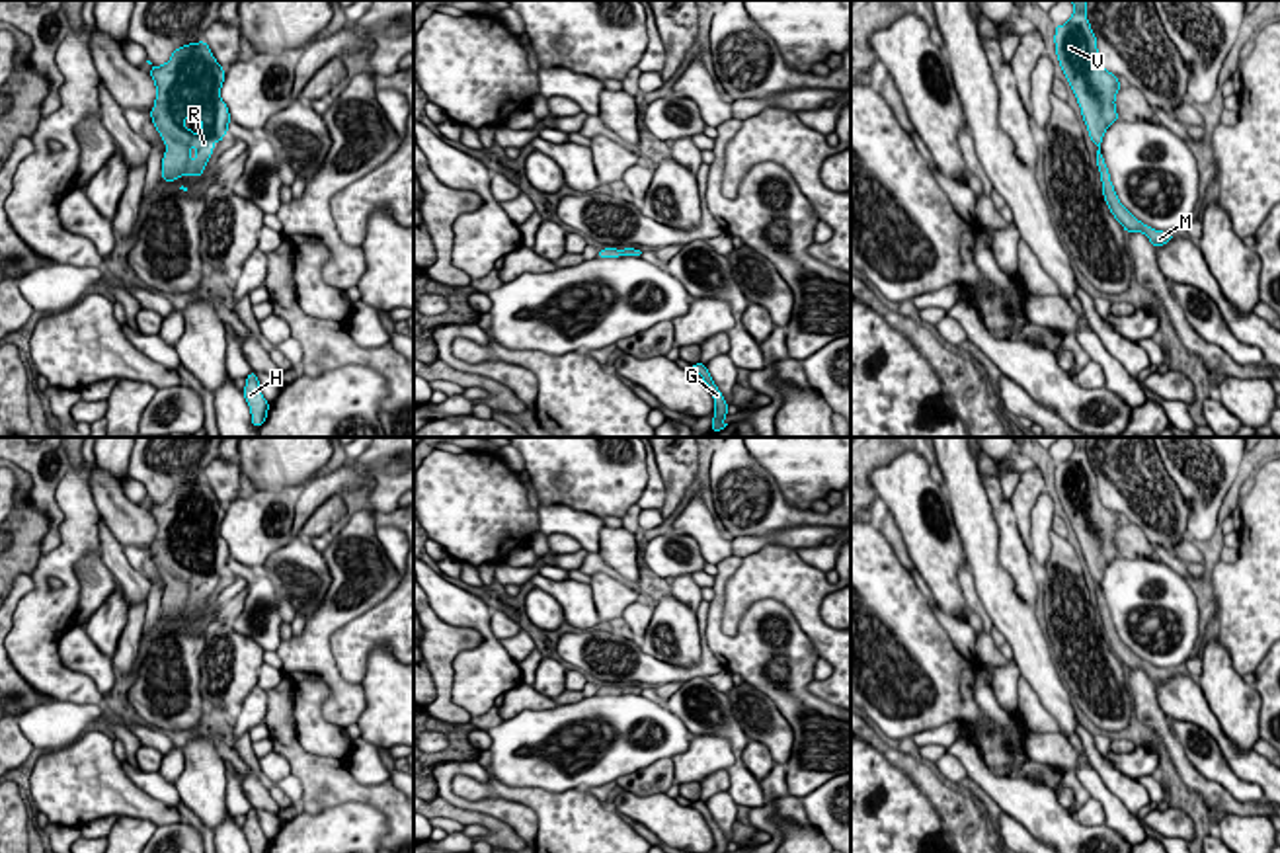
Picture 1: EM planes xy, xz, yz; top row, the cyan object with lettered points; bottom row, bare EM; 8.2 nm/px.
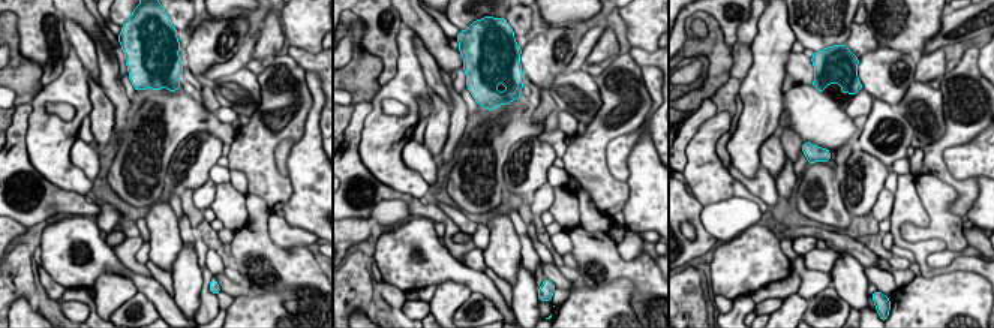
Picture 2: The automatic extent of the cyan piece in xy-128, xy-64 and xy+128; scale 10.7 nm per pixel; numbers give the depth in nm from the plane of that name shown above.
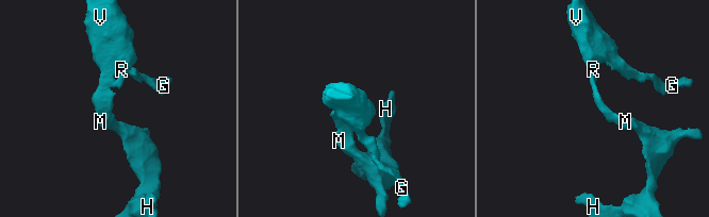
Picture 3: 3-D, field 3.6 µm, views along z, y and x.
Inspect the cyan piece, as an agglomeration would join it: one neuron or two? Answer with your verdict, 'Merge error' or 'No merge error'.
No merge error

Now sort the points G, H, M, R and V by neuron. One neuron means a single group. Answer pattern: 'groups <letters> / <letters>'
groups G H M R V

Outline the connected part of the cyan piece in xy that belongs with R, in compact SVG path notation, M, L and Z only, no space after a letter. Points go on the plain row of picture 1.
M205 478L176 486L162 504L154 504L150 498L146 500L152 504L148 509L156 521L156 537L150 554L166 580L162 617L174 619L180 613L199 615L215 588L213 580L217 578L220 582L222 574L228 570L230 550L220 537L224 508Z

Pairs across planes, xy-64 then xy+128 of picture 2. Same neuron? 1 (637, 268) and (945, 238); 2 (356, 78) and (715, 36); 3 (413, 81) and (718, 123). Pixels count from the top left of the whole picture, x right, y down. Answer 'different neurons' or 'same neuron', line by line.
1: same neuron
2: same neuron
3: same neuron

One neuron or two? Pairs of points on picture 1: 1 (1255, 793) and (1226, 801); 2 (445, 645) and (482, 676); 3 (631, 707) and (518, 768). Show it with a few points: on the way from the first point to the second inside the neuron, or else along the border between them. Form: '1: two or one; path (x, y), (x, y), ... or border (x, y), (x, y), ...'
1: two; border (1199, 771), (1218, 781), (1240, 801), (1259, 801)
2: two; border (436, 611), (480, 637), (455, 656), (451, 697)
3: one; path (596, 711), (560, 715), (537, 725), (527, 734)

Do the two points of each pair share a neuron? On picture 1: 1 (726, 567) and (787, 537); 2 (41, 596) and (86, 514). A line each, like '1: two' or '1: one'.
1: two
2: one

